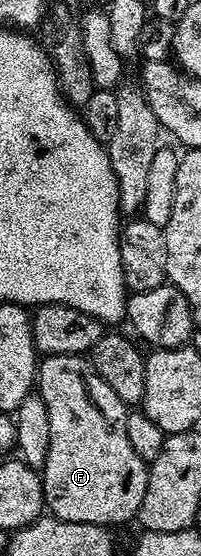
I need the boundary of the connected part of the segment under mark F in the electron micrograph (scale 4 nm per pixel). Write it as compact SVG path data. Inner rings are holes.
M48 354L37 366L37 393L41 400L45 400L45 408L49 408L49 456L45 456L45 464L42 468L43 476L43 500L46 509L52 515L66 522L80 522L81 524L97 524L108 528L116 528L122 522L127 522L136 517L145 500L145 488L147 487L148 463L143 461L137 452L133 452L133 444L129 444L129 432L125 432L125 420L129 410L125 403L101 380L101 376L95 371L95 367L81 354Z

